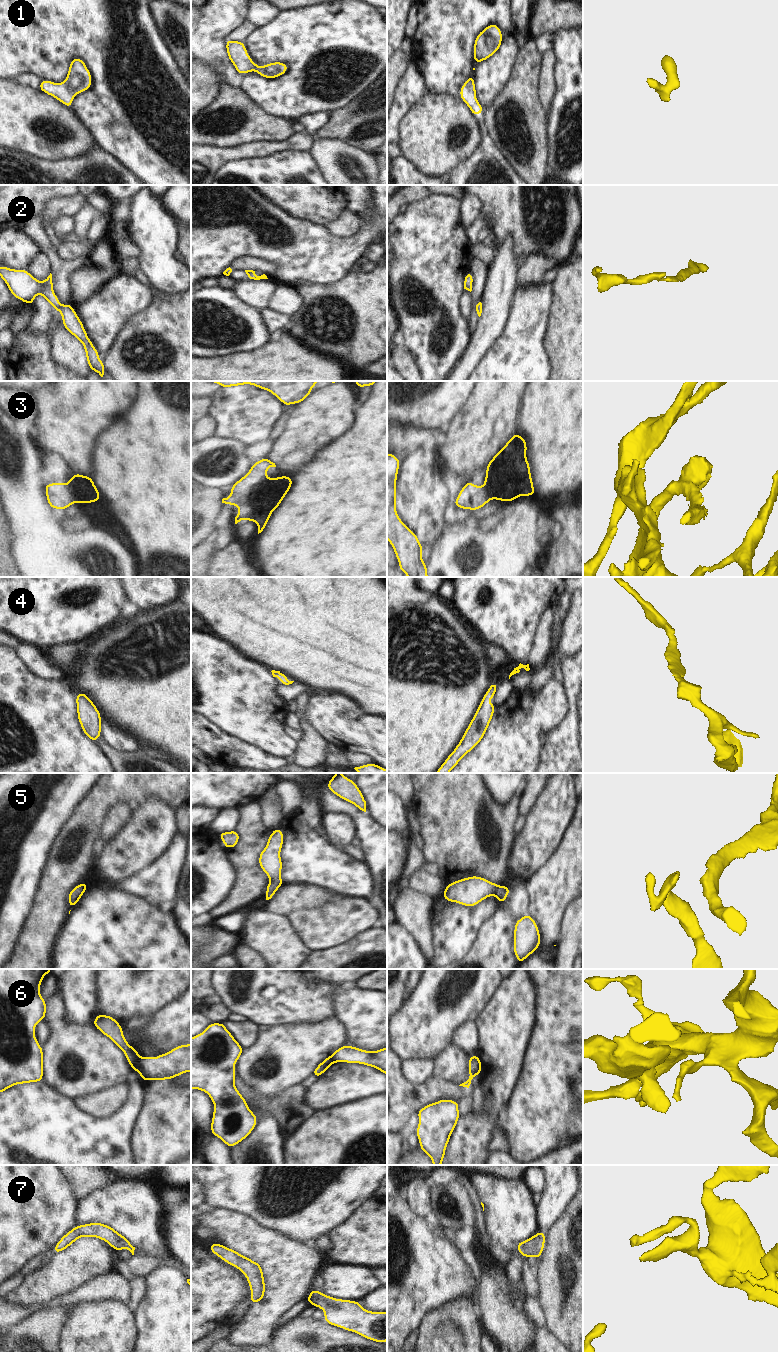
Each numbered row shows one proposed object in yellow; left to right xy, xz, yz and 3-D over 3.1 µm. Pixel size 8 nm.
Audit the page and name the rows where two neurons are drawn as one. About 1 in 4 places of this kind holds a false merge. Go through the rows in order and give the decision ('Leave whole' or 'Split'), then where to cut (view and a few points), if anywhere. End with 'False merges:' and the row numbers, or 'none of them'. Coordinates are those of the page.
1: Leave whole. No split
2: Leave whole. No split
3: Split. Split along xz (266, 477), (248, 498), (241, 500), (236, 505)
4: Leave whole. No split
5: Leave whole. No split
6: Split. Split along xy (139, 1057), (134, 1069)
7: Leave whole. No split
False merges: 3, 6.

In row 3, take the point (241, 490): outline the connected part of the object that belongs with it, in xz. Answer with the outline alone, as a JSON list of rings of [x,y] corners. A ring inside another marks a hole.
[[[267,457],[255,462],[249,472],[232,485],[229,497],[223,498],[222,503],[235,506],[240,501],[249,499],[255,488],[267,478],[269,467],[276,467],[276,465]]]

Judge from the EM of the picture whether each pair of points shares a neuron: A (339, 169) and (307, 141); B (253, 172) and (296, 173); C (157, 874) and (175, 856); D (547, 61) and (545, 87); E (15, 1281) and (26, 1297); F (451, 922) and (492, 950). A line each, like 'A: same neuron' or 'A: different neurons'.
A: different neurons
B: same neuron
C: same neuron
D: same neuron
E: different neurons
F: different neurons

